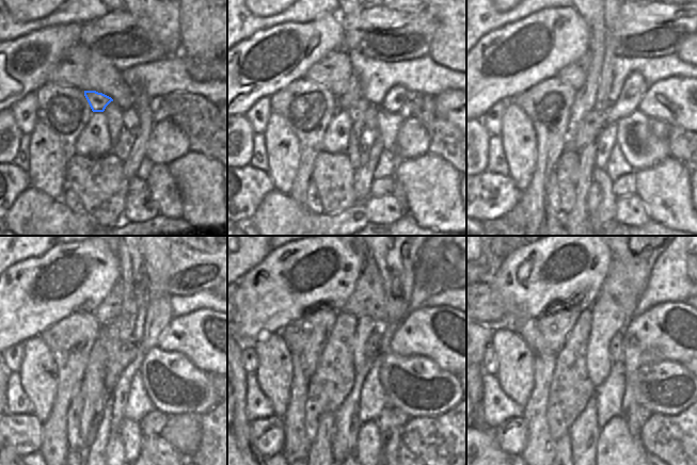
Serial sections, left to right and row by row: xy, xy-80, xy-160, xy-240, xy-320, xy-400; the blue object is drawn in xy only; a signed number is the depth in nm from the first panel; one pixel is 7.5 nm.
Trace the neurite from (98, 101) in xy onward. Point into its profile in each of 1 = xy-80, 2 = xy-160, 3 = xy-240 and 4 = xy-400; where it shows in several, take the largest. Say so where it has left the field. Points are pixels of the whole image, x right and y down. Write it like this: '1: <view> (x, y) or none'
1: xy-80 (387, 123)
2: xy-160 (642, 149)
3: xy-240 (174, 385)
4: xy-400 (665, 387)

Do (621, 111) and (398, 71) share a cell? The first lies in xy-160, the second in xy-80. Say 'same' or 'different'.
different

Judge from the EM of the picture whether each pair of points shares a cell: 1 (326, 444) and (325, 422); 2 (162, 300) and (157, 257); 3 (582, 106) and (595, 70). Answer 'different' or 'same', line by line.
1: same
2: same
3: same

